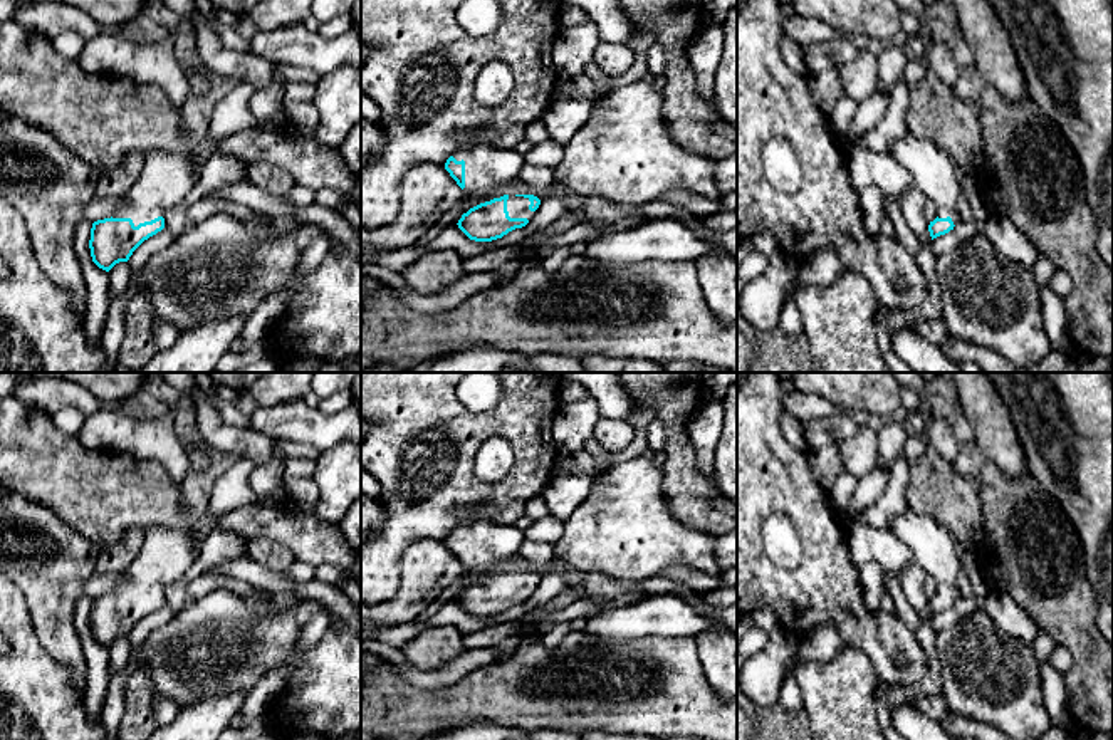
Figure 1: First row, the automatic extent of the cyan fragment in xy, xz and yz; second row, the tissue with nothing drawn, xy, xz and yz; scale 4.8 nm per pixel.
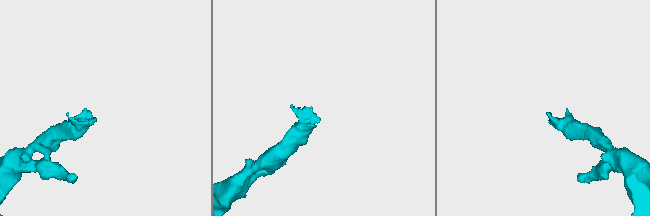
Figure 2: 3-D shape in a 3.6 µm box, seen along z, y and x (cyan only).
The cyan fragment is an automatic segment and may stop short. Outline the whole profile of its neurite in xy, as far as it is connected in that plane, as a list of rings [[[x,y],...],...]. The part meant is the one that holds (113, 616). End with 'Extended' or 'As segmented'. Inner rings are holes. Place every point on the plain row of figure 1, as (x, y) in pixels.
[[[149,527],[143,535],[139,554],[121,572],[123,582],[111,594],[94,597],[91,604],[92,638],[106,648],[119,638],[128,638],[144,616],[161,607],[161,591],[168,584],[185,581],[200,554],[190,530]]]. Extended

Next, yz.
[[[910,508],[896,515],[888,530],[910,549],[925,574],[935,579],[937,594],[928,601],[932,616],[954,606],[960,597],[962,567],[960,550],[950,530]]]. Extended

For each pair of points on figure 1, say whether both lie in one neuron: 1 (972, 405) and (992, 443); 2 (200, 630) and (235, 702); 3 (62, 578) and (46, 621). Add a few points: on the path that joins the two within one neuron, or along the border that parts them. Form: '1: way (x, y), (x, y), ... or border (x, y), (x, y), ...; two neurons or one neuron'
1: way (982, 415), (992, 425), (992, 433); one neuron
2: border (244, 695), (220, 695), (193, 705); two neurons
3: way (52, 588), (51, 611); one neuron

